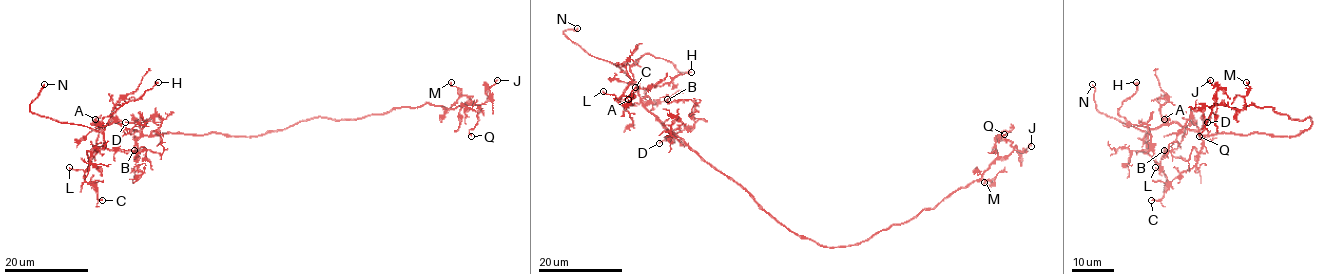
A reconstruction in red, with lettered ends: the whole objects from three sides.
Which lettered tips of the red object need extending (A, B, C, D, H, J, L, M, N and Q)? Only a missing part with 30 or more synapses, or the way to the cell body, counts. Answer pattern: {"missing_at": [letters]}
{"missing_at": ["N"]}

